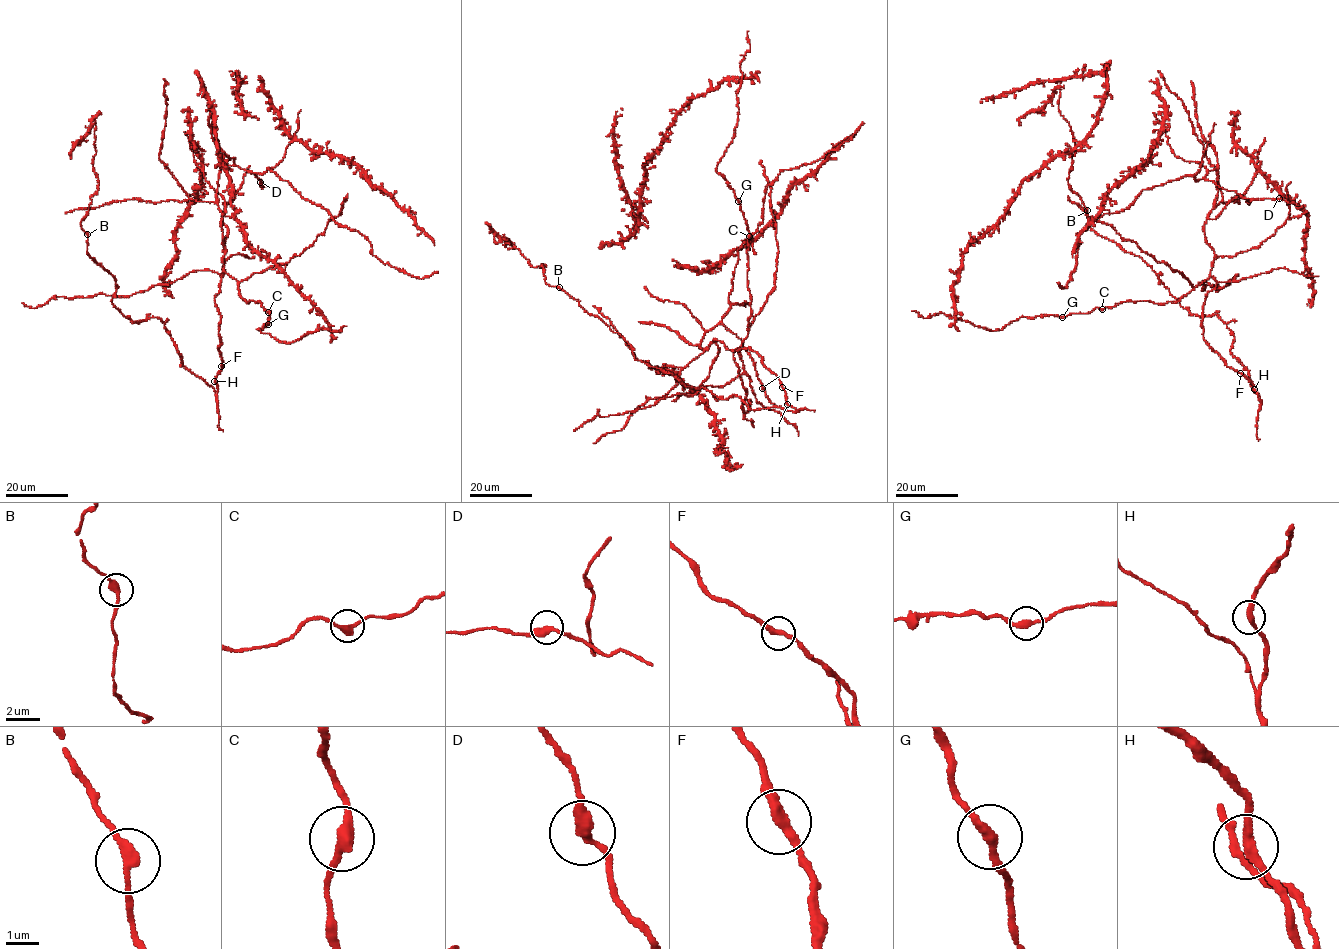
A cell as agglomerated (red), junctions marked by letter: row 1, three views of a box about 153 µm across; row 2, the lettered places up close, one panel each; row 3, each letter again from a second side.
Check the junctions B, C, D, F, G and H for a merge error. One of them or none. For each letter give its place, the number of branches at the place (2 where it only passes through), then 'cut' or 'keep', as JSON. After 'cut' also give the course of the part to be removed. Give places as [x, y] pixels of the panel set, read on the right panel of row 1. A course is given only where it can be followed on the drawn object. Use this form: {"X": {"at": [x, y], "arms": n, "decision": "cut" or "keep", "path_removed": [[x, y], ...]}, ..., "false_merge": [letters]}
{"B": {"at": [1087, 210], "arms": 2, "decision": "keep"}, "C": {"at": [1102, 309], "arms": 2, "decision": "keep"}, "D": {"at": [1279, 198], "arms": 2, "decision": "keep"}, "F": {"at": [1240, 373], "arms": 2, "decision": "keep"}, "G": {"at": [1062, 317], "arms": 2, "decision": "keep"}, "H": {"at": [1254, 389], "arms": 2, "decision": "keep"}, "false_merge": []}

